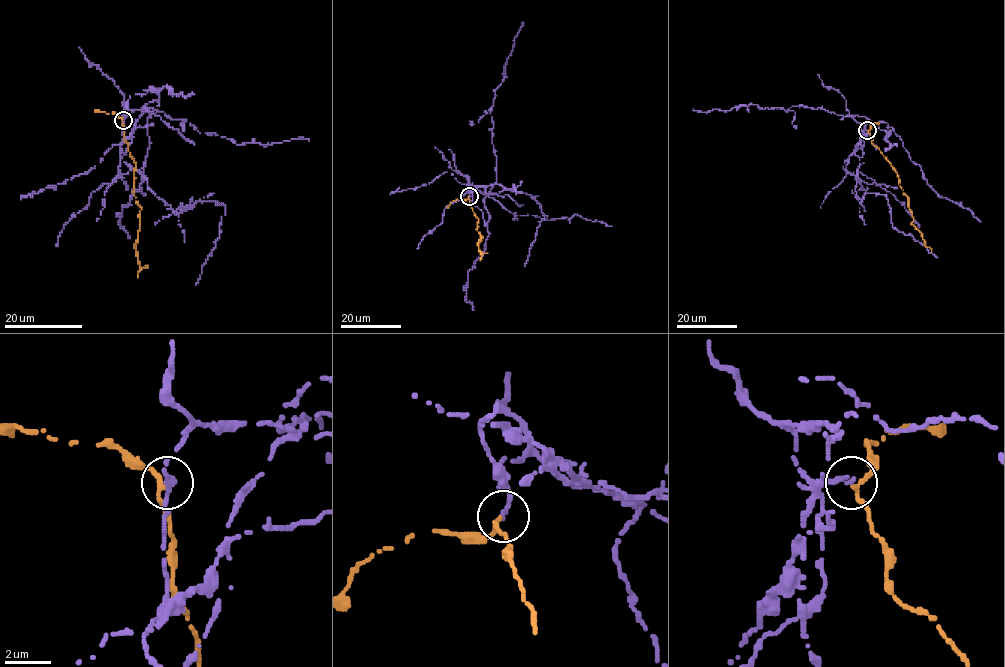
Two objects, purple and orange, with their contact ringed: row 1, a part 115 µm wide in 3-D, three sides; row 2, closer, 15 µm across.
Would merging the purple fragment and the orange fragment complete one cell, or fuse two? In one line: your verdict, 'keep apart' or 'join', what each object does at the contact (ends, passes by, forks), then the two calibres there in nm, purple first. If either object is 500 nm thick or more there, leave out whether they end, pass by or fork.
keep apart; purple ends; orange passes by; calibres 240 and 190 nm

